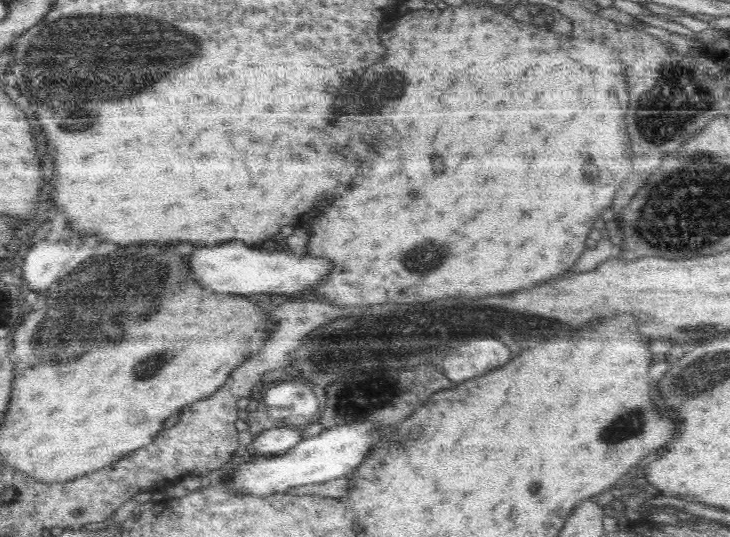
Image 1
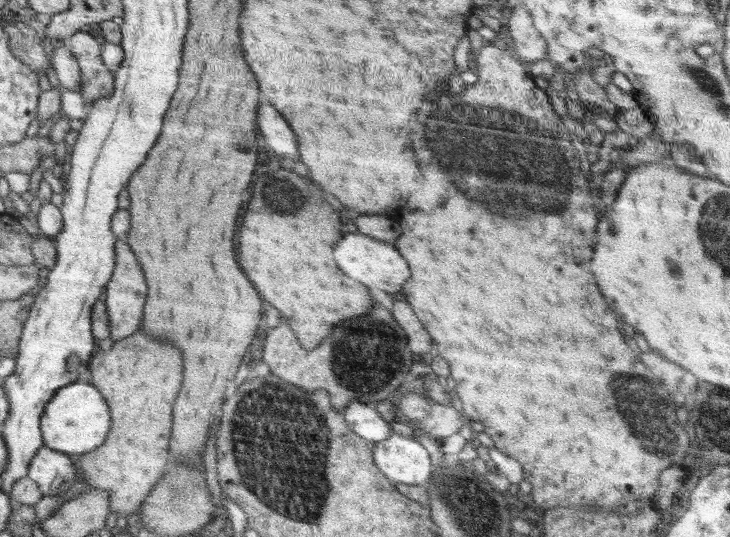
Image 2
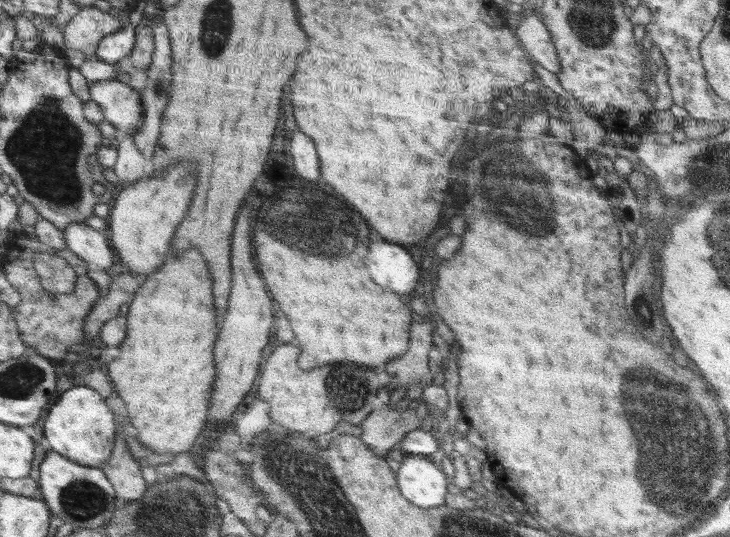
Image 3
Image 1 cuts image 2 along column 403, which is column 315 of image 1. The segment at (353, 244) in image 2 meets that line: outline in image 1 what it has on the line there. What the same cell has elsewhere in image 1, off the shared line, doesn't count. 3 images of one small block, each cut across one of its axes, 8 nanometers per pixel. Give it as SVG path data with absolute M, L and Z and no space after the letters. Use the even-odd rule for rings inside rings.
M226 242L212 248L200 248L192 254L190 266L194 270L196 280L204 280L204 286L216 292L230 292L230 294L258 294L258 292L275 294L297 294L309 290L318 284L326 274L332 273L332 261L324 257L310 257L294 254L286 250L258 250L250 248L242 242Z

